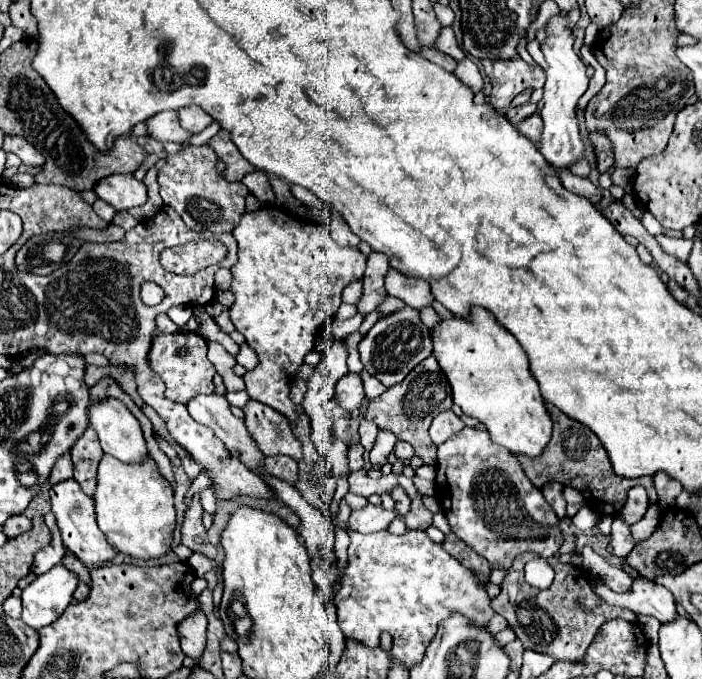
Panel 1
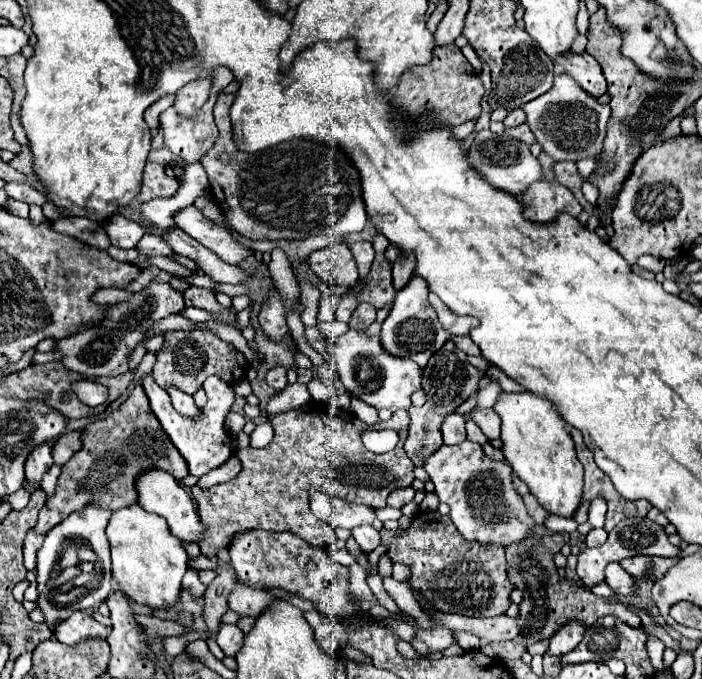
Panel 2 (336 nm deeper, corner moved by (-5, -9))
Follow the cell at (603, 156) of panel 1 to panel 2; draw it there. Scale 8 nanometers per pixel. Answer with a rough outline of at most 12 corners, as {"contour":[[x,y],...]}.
{"contour":[[555,162],[557,182],[585,204],[575,162]]}

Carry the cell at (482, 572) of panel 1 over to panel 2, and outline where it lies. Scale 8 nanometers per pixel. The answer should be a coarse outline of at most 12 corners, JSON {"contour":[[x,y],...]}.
{"contour":[[449,516],[383,528],[393,562],[437,610],[491,618],[513,584],[505,550]]}

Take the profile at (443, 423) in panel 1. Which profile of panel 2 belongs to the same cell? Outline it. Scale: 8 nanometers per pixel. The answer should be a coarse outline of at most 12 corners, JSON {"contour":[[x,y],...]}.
{"contour":[[457,412],[443,420],[443,442],[465,440],[465,418]]}

